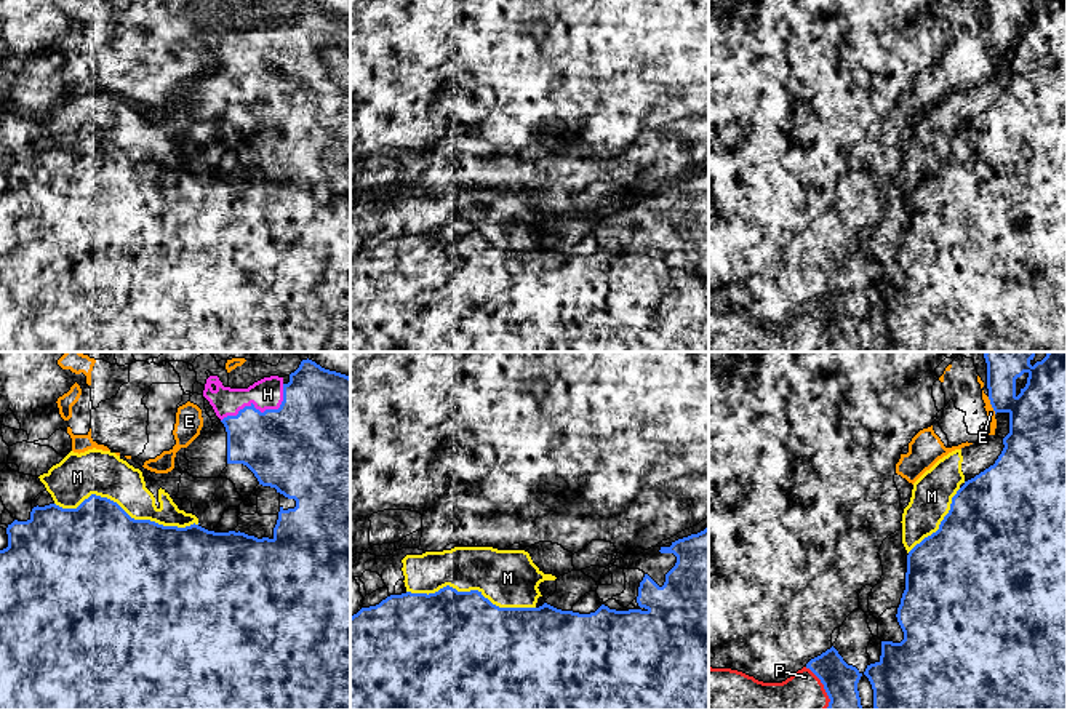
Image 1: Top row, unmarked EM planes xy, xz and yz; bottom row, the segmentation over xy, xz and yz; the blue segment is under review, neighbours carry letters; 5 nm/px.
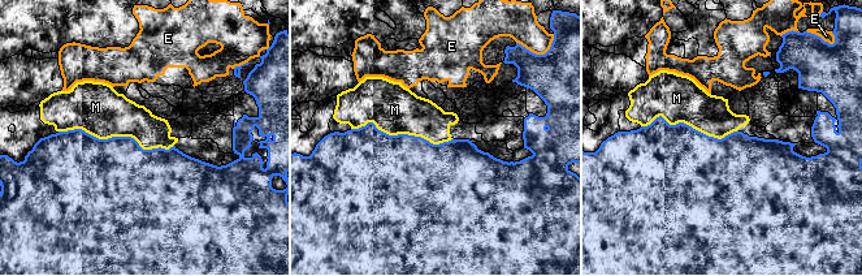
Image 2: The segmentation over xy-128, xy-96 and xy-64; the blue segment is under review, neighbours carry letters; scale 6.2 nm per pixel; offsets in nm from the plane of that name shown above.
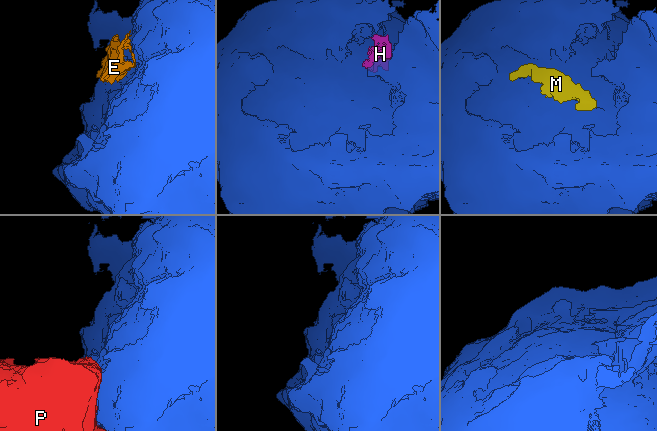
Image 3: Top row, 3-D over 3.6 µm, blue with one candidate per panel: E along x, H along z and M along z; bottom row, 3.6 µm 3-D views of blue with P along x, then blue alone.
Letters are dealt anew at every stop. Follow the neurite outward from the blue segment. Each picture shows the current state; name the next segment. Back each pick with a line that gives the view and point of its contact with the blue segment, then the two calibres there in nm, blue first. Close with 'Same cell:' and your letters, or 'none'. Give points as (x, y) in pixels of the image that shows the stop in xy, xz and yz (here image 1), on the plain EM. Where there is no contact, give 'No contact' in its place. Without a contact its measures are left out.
H: Touches blue at xy (259, 53). Thickness 440 nm (blue) against 160 nm
M: Touches blue at xy (125, 154). Thickness 500 nm (blue) against 220 nm
Same cell: H, M

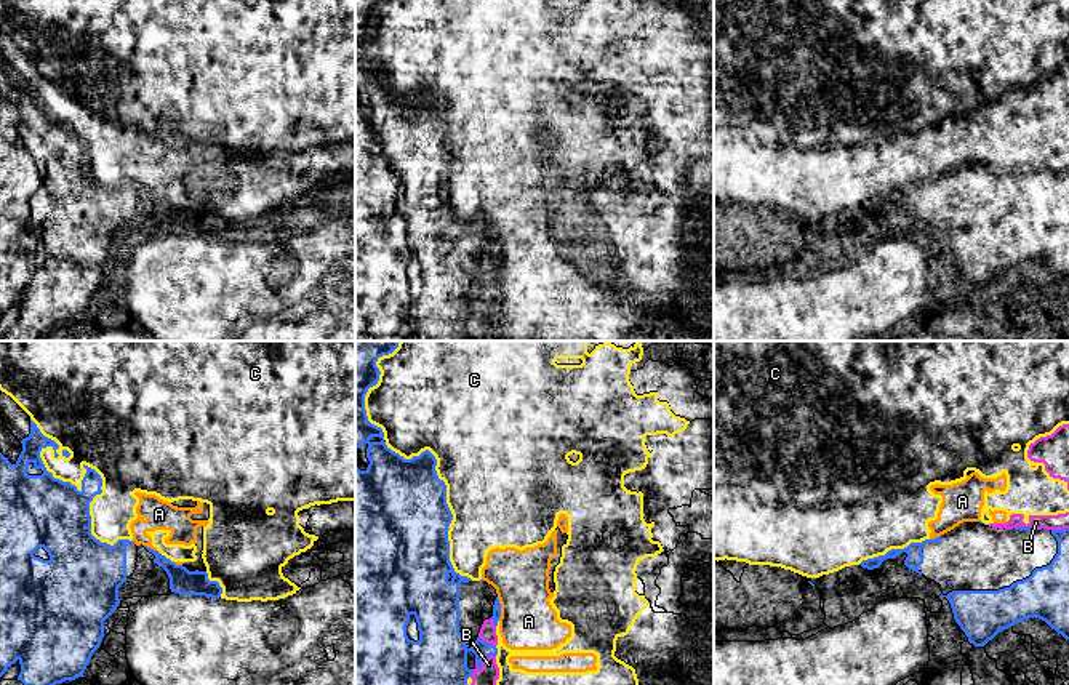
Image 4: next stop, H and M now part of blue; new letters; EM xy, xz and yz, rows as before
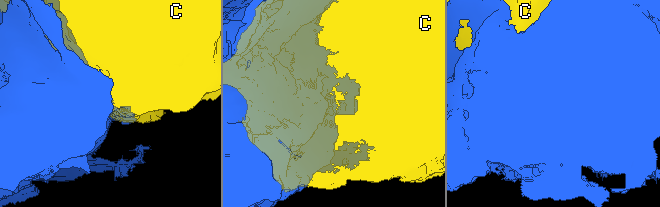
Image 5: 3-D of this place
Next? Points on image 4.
Same cell: none

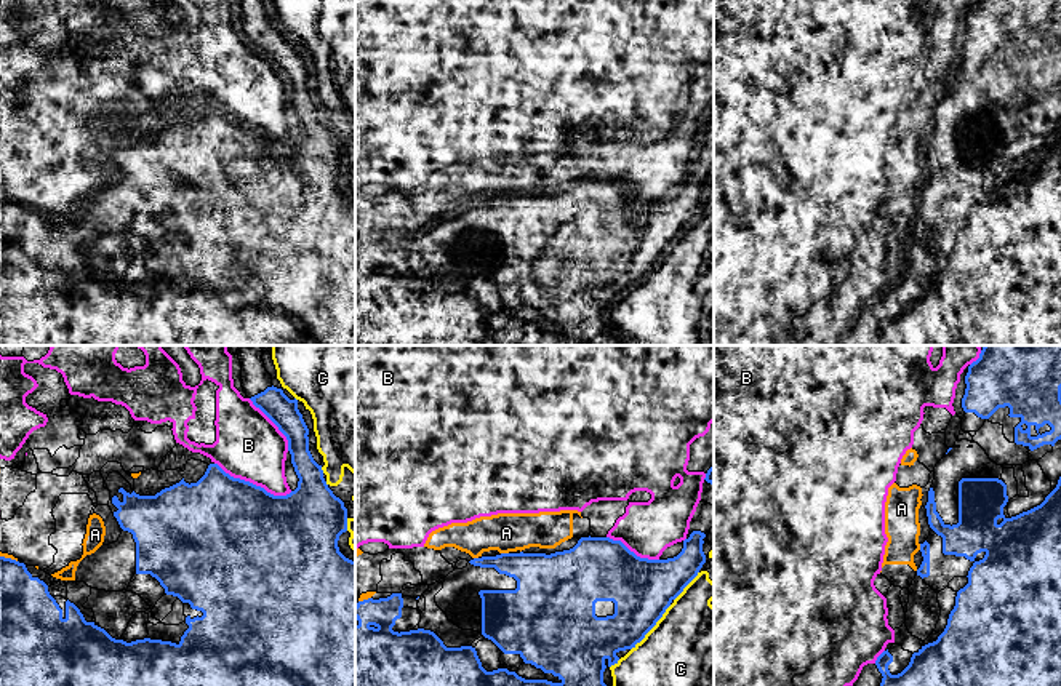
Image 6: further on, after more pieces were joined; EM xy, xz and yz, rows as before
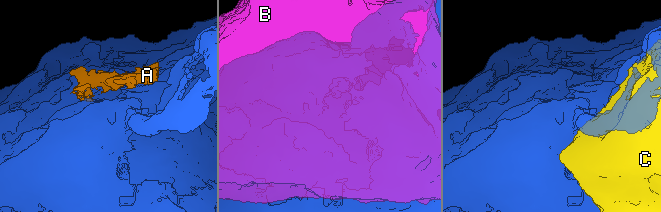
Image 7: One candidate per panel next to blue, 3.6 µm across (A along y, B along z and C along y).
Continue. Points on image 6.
Same cell: none

